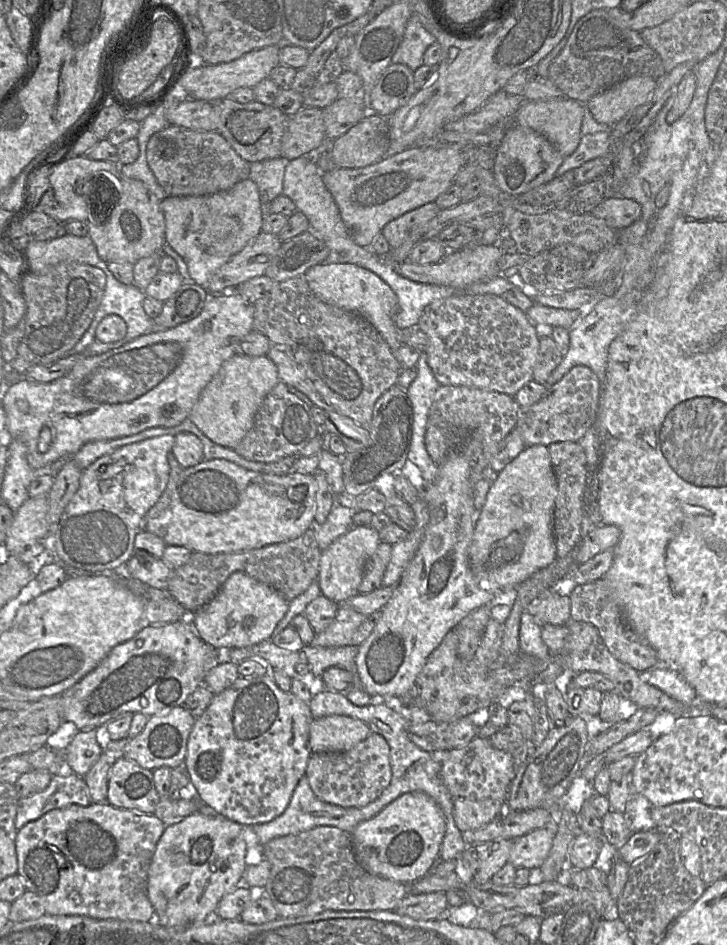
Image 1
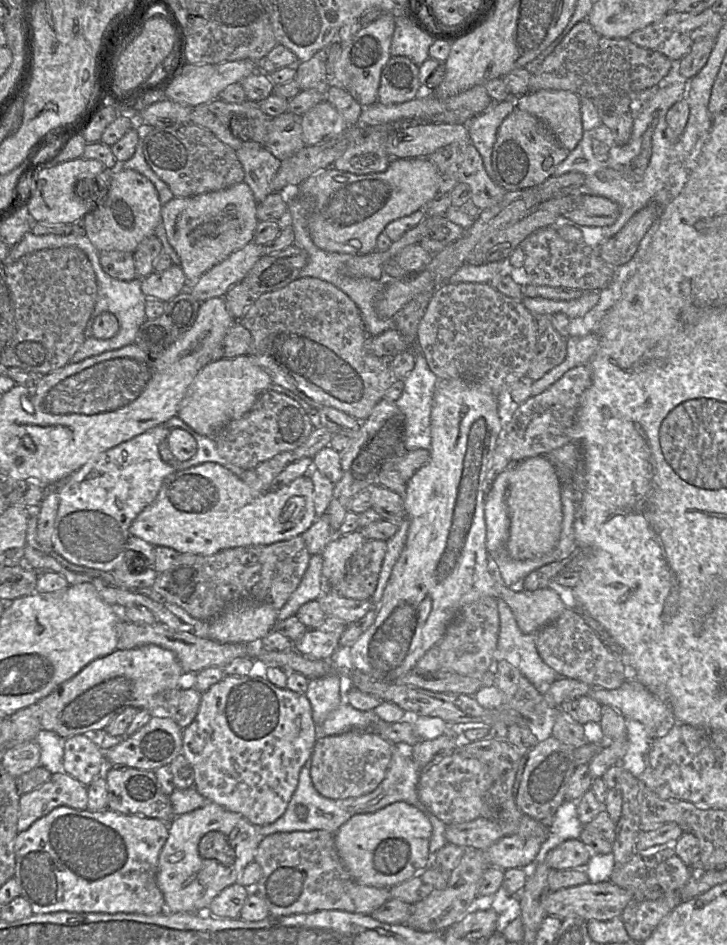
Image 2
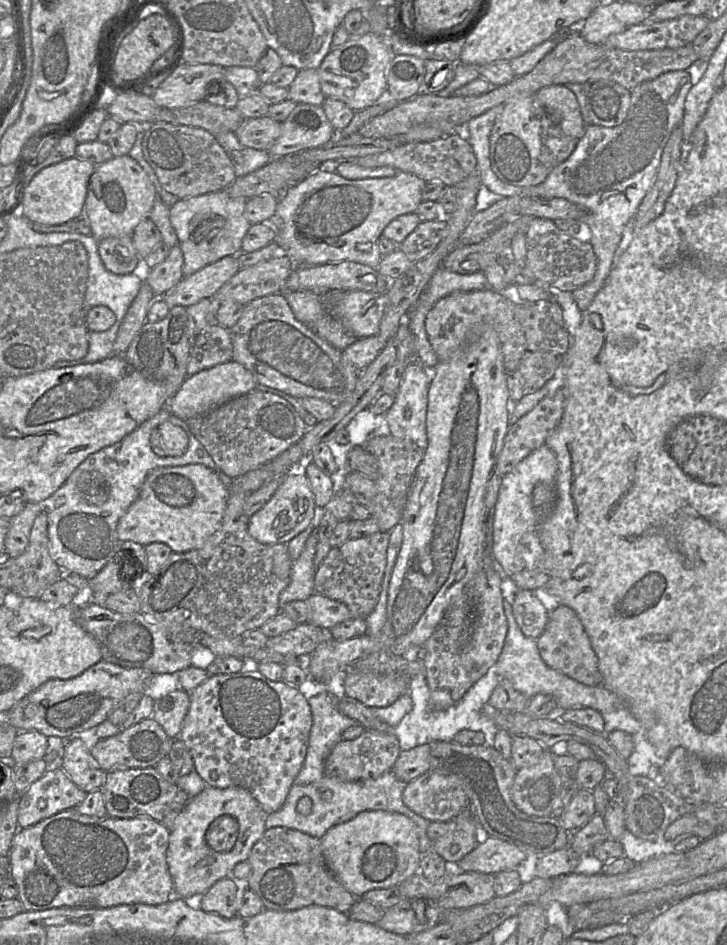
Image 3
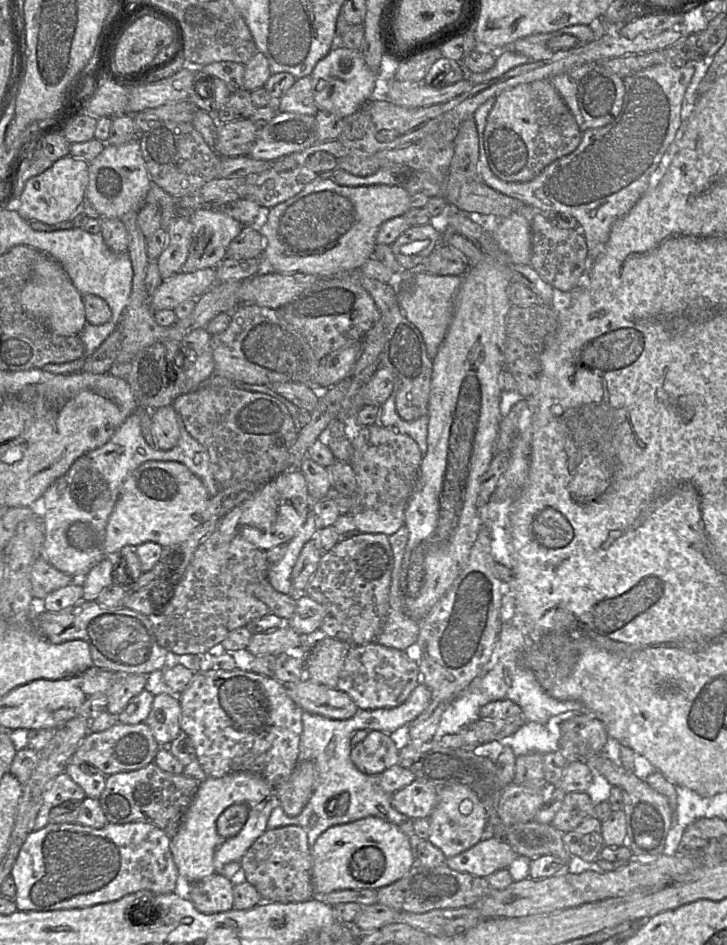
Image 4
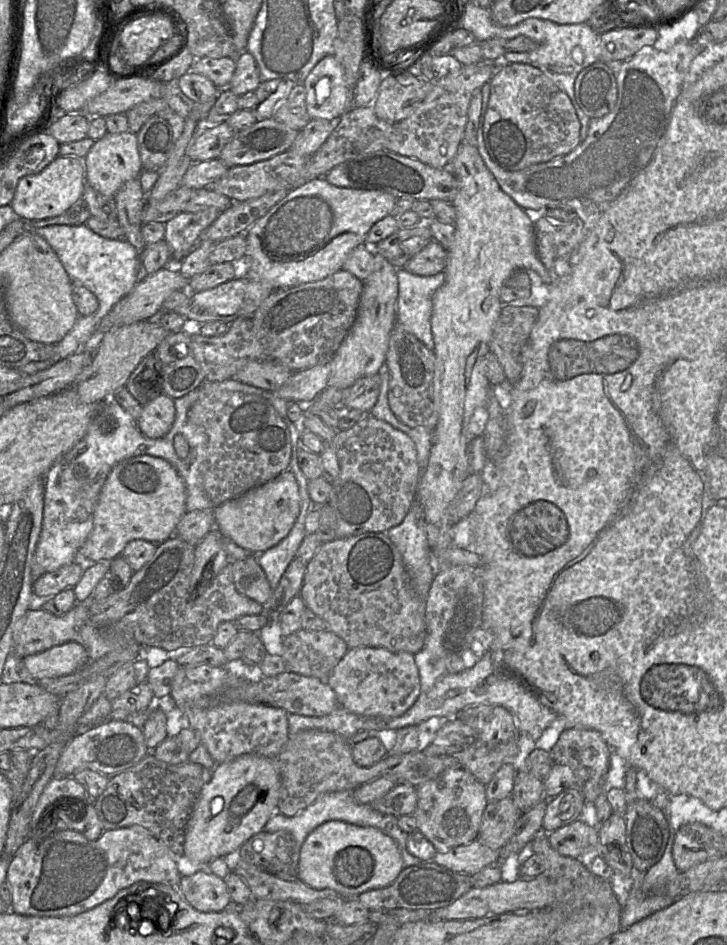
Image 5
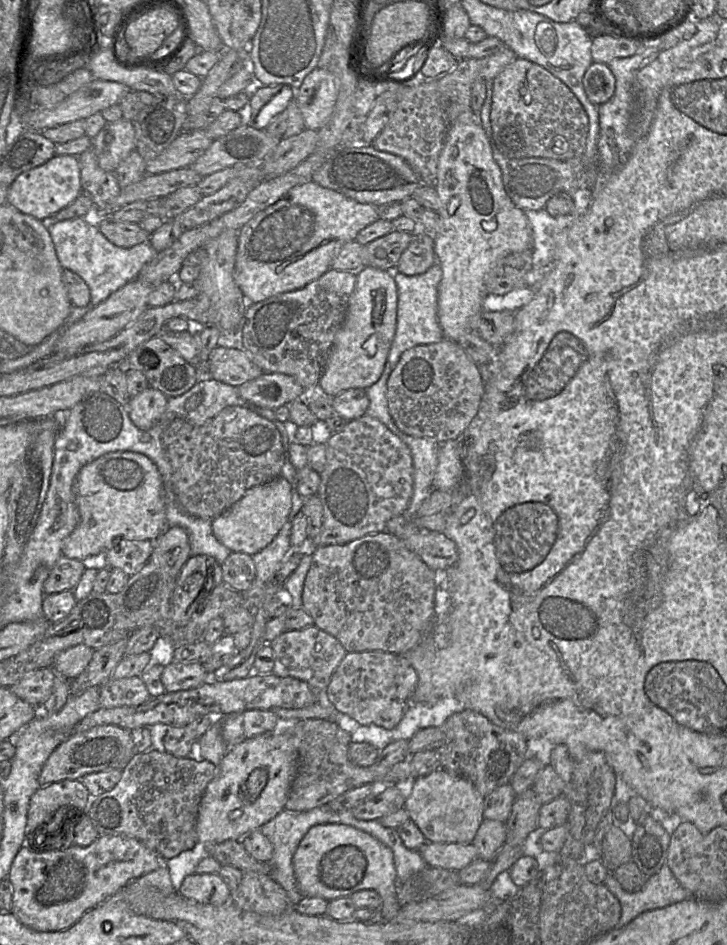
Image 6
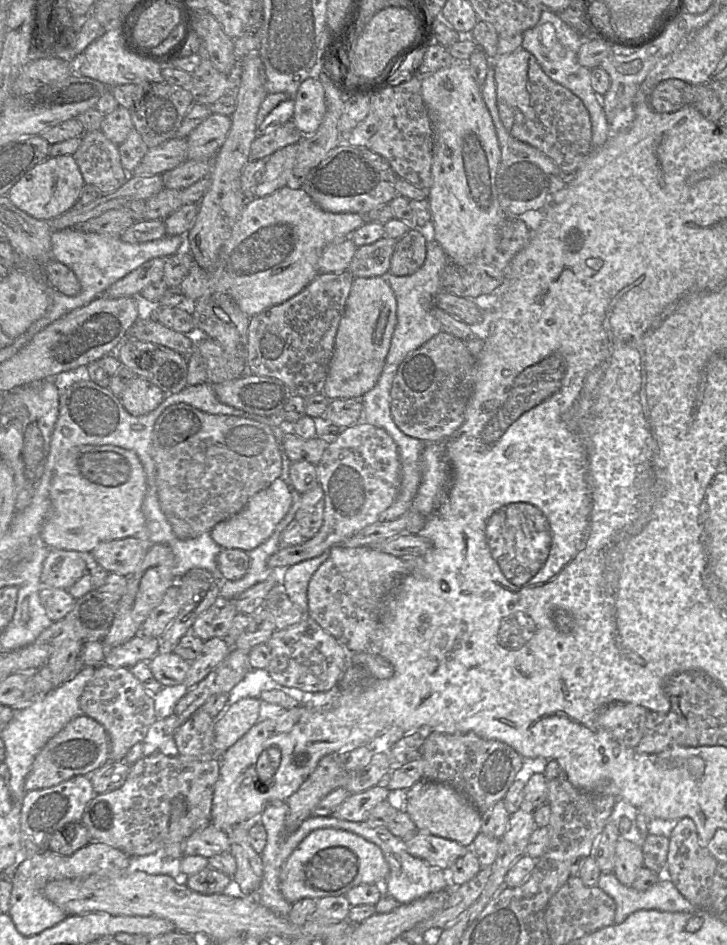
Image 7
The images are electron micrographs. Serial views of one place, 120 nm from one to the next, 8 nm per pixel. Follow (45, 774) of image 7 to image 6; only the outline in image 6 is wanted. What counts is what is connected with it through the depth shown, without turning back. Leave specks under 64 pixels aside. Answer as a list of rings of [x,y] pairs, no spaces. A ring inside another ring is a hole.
[[[102,725],[72,735],[47,758],[38,778],[39,786],[81,780],[83,776],[99,771],[122,770],[134,756],[135,733],[115,725]]]

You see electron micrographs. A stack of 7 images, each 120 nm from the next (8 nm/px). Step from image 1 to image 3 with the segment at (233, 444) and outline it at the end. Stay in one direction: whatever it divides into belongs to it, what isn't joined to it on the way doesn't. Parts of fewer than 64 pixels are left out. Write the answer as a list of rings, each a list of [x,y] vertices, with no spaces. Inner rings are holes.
[[[231,360],[186,377],[176,394],[169,399],[166,408],[176,417],[187,421],[190,418],[206,414],[235,397],[248,393],[256,386],[257,382],[252,373],[240,363]]]

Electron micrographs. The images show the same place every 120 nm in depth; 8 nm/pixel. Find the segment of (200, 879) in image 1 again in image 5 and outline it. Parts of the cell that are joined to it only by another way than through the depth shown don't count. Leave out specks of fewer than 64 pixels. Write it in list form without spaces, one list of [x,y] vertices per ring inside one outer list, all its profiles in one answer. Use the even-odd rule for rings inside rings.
[[[244,754],[217,764],[210,781],[205,784],[195,801],[185,830],[183,855],[190,861],[206,866],[219,857],[231,858],[252,836],[263,831],[268,820],[277,813],[280,798],[281,777],[278,760],[257,754]]]

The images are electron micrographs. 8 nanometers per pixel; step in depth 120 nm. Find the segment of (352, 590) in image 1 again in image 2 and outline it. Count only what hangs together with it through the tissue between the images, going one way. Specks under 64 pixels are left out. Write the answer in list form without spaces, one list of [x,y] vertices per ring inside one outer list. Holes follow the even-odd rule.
[[[359,531],[336,535],[322,552],[322,577],[325,588],[335,585],[345,575],[346,563],[366,541]]]

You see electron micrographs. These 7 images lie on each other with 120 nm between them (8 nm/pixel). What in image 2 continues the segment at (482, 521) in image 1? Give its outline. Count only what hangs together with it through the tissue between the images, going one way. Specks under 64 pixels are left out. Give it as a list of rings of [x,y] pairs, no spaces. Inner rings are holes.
[[[540,455],[512,463],[506,503],[510,518],[507,551],[513,559],[532,559],[552,551],[561,535],[562,504],[557,470]]]

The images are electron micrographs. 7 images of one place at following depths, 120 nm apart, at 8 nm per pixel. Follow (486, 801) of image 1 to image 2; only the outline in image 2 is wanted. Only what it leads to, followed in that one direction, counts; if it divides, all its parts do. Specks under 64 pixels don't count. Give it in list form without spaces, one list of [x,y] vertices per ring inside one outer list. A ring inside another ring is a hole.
[[[453,752],[422,770],[417,794],[427,810],[449,826],[467,823],[480,817],[483,798],[490,785],[491,776],[484,763]]]

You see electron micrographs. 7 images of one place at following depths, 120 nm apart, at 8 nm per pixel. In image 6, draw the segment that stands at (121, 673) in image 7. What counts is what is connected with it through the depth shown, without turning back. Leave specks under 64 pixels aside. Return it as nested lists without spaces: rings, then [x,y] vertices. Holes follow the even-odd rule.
[[[140,677],[110,678],[100,686],[100,708],[140,706],[150,698]]]

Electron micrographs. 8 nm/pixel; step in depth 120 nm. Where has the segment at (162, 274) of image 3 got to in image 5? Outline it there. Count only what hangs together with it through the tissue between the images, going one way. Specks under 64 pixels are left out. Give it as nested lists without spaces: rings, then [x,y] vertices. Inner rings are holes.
[[[208,207],[199,212],[181,212],[165,223],[164,240],[169,246],[171,260],[181,260],[198,242],[201,232],[206,229],[222,212]]]

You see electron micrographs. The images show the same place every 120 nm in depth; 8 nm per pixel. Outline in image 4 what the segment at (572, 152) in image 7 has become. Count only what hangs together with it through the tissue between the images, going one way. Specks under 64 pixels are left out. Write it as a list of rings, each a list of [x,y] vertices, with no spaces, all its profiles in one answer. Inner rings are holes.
[[[536,80],[505,90],[495,98],[484,129],[484,146],[493,174],[506,182],[528,182],[550,163],[573,152],[582,131],[550,80]]]

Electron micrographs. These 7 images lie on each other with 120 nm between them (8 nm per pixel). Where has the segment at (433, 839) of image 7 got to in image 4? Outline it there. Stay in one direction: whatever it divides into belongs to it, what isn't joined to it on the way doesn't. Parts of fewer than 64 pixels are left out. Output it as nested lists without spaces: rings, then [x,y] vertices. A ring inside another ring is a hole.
[[[494,836],[480,840],[456,856],[446,858],[445,865],[458,872],[486,878],[497,870],[507,869],[517,856],[505,840]]]

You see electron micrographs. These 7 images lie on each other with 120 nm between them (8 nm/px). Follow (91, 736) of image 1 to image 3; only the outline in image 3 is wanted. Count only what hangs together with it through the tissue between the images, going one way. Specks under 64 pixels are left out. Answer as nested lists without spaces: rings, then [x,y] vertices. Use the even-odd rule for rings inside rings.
[[[79,737],[65,741],[62,769],[86,793],[101,789],[106,772],[92,757],[85,742]]]

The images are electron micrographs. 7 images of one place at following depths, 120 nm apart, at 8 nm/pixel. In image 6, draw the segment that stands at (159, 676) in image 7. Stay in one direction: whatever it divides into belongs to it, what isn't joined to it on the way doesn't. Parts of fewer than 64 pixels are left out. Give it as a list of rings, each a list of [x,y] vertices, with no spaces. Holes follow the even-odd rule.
[[[176,661],[166,665],[161,675],[162,684],[168,693],[197,688],[209,679],[210,675],[201,664]]]

